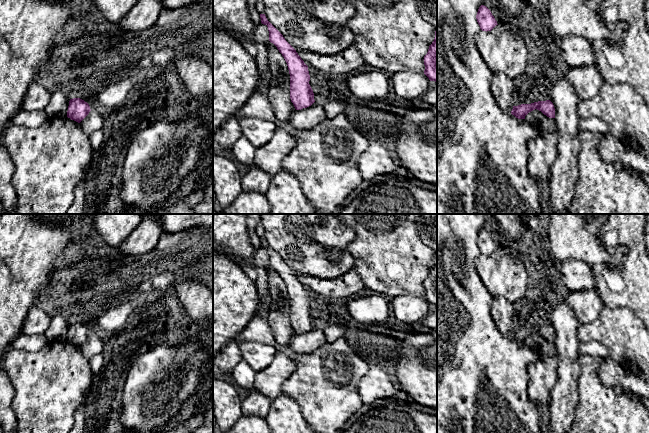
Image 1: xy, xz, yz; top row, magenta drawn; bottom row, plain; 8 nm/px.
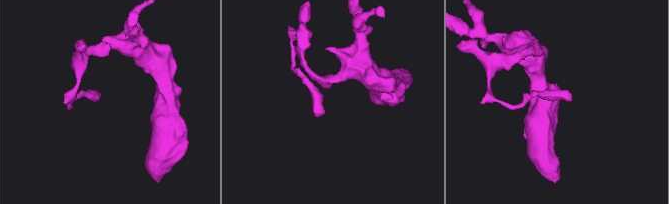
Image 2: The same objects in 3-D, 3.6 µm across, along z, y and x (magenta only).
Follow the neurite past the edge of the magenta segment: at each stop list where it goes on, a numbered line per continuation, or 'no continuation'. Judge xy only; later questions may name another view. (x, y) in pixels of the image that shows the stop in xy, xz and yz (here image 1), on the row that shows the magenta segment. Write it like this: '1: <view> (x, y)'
no continuation

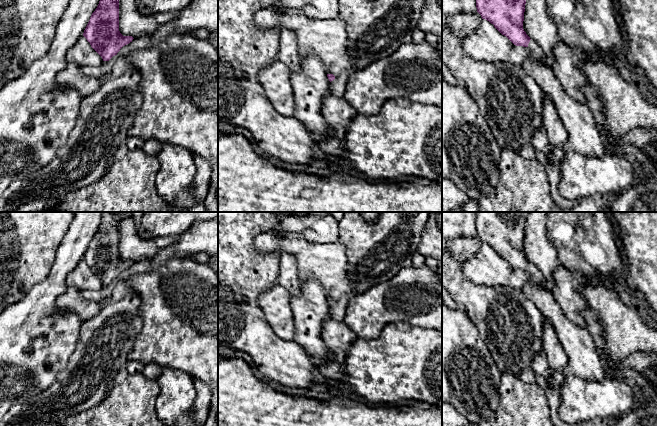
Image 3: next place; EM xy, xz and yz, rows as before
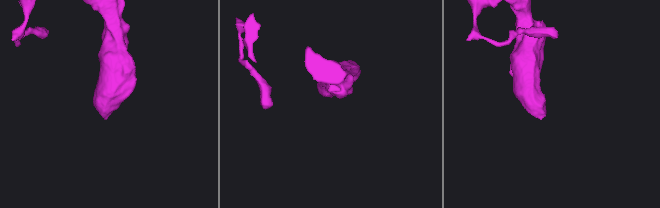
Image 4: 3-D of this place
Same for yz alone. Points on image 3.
1: yz (583, 137)

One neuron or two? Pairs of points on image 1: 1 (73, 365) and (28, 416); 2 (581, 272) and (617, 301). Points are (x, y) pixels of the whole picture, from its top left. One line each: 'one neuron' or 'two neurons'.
1: one neuron
2: two neurons

